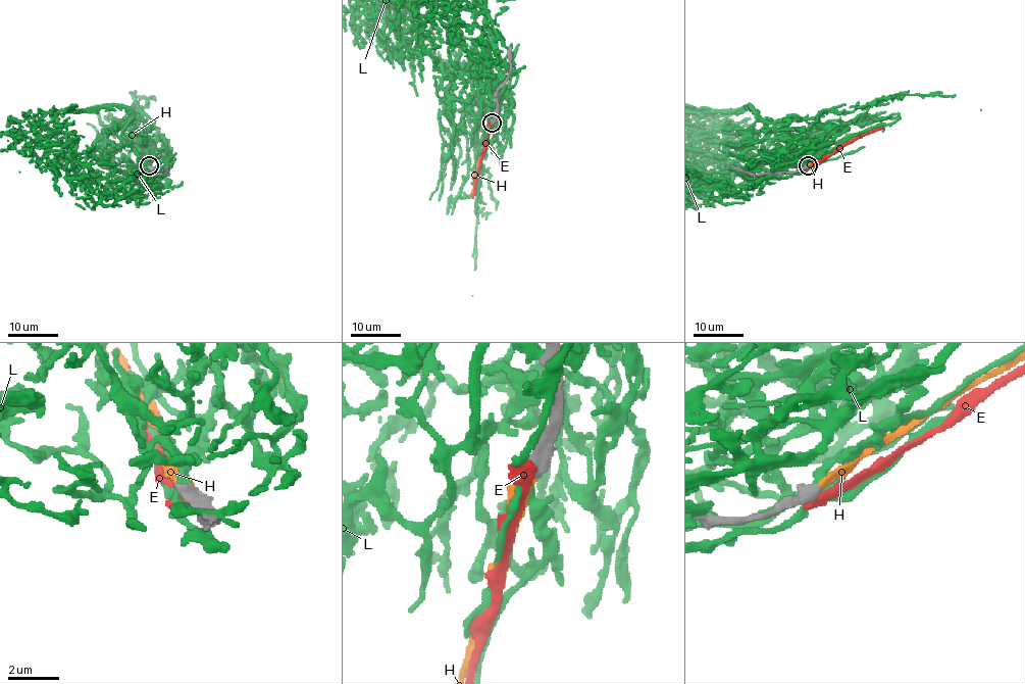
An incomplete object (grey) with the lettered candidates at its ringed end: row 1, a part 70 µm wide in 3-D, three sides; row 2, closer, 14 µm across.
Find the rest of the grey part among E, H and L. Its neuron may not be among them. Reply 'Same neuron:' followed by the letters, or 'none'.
Same neuron: H

